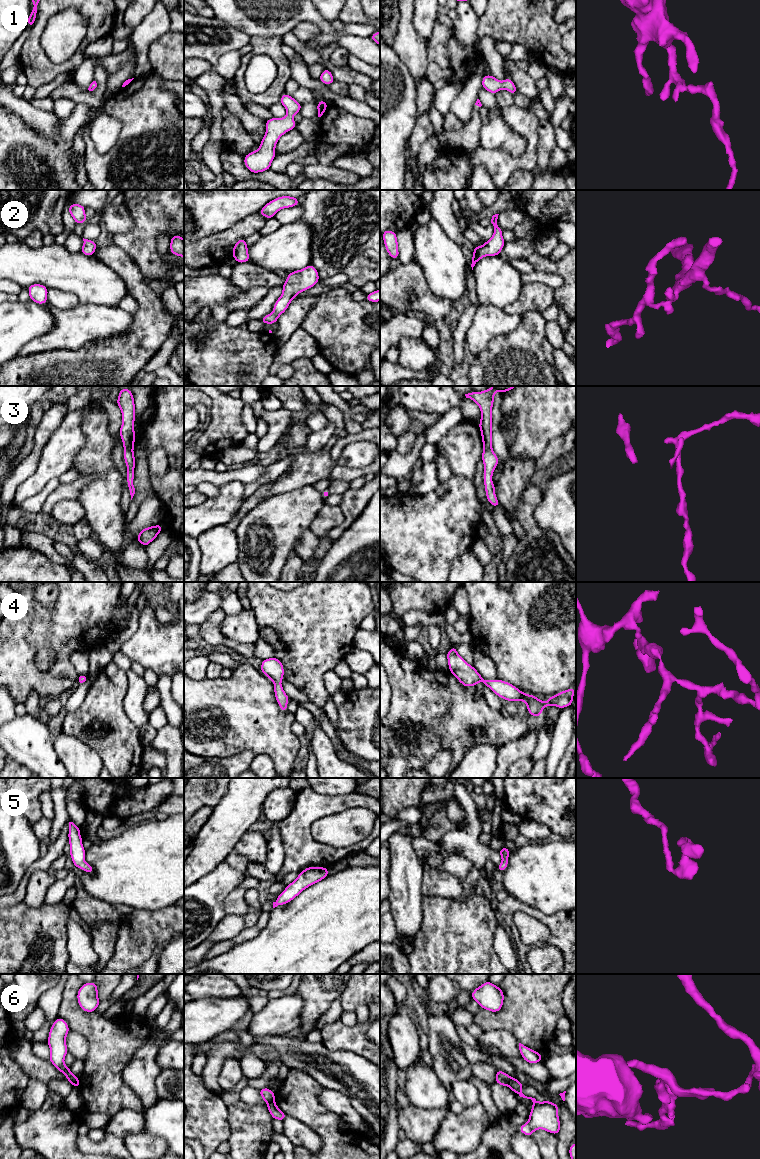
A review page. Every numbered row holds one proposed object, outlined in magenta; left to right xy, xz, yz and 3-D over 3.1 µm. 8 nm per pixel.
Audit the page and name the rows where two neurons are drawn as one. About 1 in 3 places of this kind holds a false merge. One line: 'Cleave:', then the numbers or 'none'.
Cleave: 6

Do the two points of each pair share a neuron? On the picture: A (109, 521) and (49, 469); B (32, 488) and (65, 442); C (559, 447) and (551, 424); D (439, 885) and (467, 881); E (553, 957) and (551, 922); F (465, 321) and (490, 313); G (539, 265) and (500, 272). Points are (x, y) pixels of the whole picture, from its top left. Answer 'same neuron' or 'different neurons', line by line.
A: different neurons
B: same neuron
C: different neurons
D: same neuron
E: different neurons
F: different neurons
G: different neurons

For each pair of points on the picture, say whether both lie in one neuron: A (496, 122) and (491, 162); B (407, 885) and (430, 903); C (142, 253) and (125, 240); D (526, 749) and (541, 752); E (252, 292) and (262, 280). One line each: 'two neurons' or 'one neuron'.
A: two neurons
B: two neurons
C: one neuron
D: two neurons
E: two neurons

